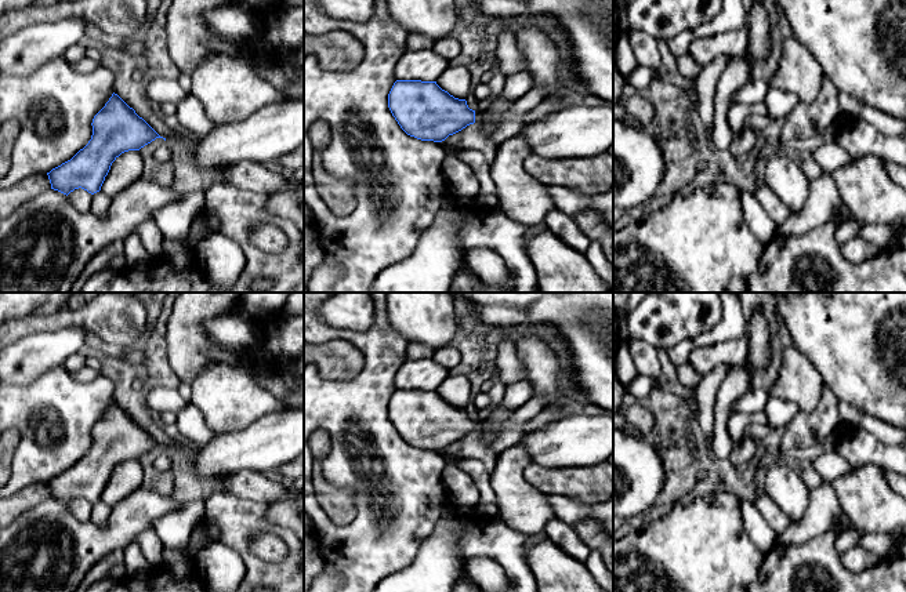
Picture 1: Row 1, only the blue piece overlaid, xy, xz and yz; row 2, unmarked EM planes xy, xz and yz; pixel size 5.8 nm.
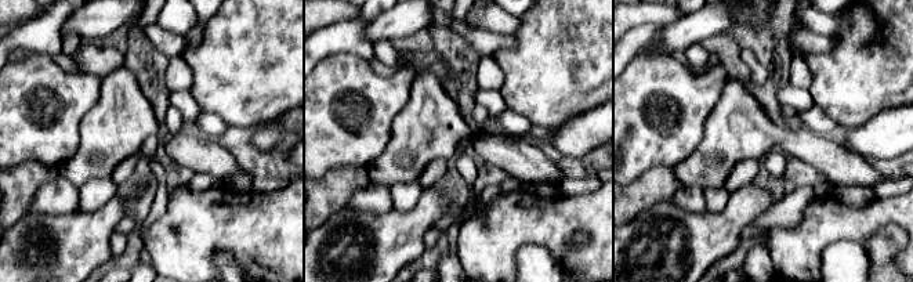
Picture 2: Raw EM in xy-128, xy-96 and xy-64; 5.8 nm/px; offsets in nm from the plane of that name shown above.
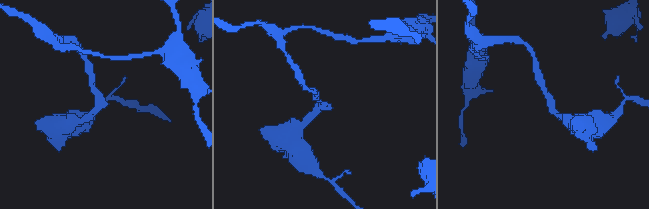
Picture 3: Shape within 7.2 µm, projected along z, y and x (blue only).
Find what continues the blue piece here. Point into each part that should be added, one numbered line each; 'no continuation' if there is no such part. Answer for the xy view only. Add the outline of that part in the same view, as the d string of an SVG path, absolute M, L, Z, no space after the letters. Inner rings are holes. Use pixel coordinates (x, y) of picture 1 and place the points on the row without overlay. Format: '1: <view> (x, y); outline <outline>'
no continuation

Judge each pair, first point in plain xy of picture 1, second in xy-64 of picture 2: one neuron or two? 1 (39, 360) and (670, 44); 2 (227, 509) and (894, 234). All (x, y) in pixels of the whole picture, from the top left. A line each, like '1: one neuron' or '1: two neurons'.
1: one neuron
2: one neuron

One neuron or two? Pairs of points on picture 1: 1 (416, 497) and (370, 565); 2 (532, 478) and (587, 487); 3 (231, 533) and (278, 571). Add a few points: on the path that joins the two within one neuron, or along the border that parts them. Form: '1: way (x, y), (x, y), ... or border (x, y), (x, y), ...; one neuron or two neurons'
1: way (401, 514), (399, 519), (373, 548); one neuron
2: way (546, 479), (573, 482); one neuron
3: way (242, 545), (245, 552), (265, 571); one neuron

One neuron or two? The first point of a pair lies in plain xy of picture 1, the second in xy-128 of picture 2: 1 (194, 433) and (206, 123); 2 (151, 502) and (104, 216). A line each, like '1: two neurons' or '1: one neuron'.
1: one neuron
2: one neuron

